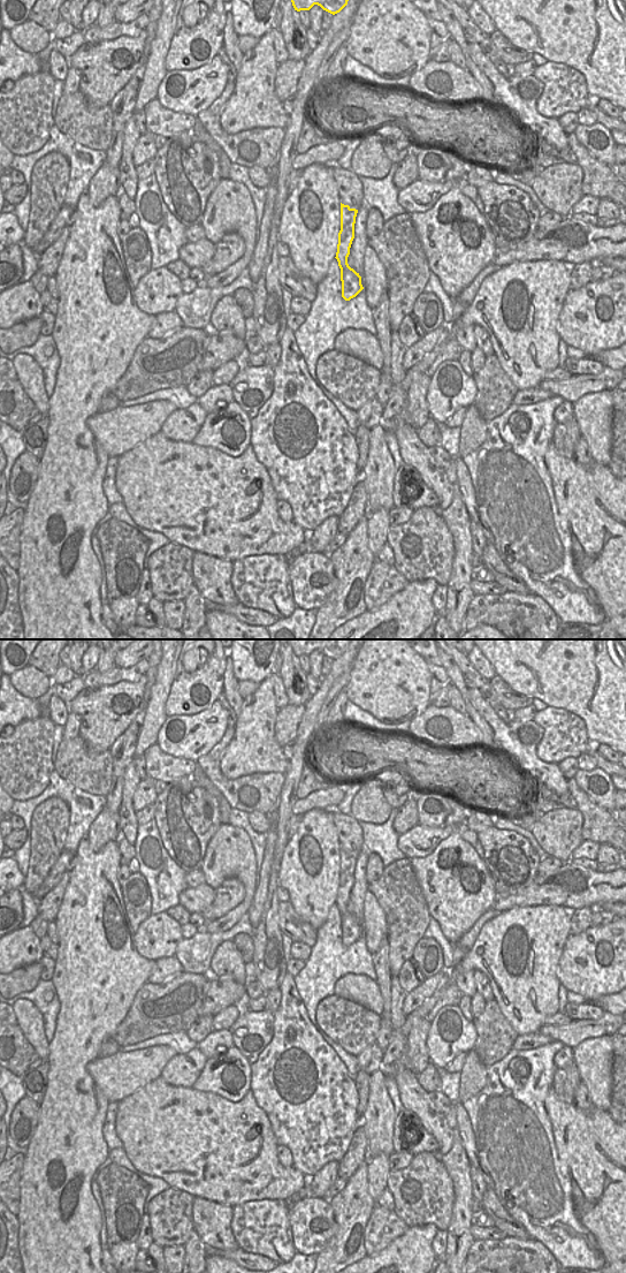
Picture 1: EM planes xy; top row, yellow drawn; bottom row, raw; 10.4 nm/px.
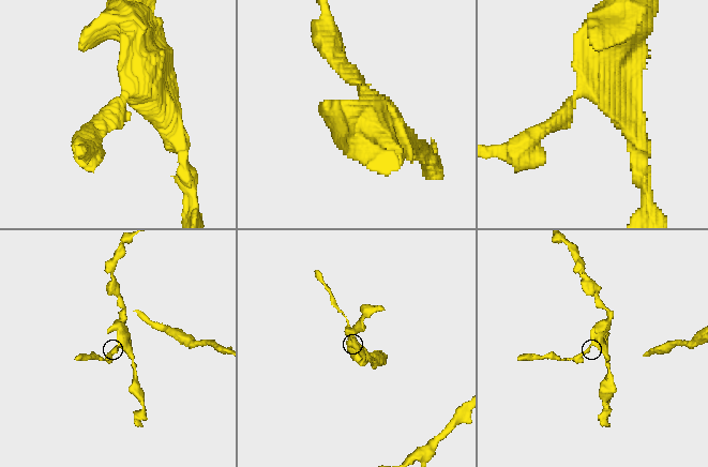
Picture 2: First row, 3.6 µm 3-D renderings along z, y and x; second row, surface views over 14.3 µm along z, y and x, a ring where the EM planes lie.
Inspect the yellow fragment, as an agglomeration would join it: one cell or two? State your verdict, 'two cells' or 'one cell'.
two cells

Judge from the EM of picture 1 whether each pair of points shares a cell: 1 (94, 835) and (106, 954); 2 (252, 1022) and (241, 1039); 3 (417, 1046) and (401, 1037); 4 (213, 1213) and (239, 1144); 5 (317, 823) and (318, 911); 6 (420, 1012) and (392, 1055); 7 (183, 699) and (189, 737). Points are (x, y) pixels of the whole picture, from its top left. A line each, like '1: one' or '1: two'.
1: two
2: one
3: two
4: two
5: one
6: one
7: two

